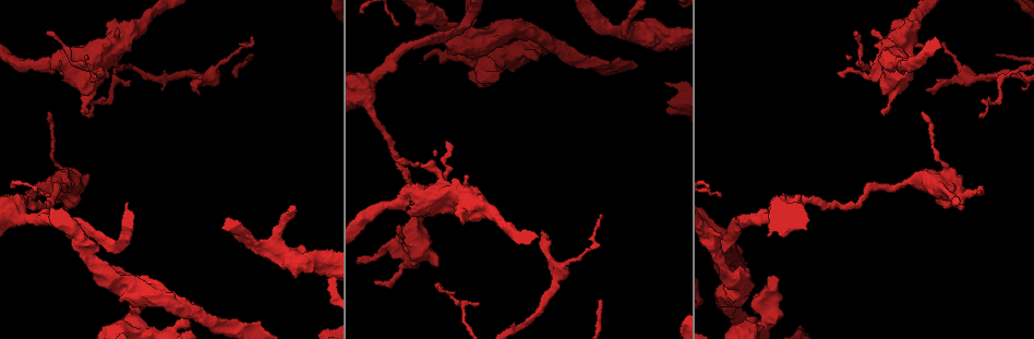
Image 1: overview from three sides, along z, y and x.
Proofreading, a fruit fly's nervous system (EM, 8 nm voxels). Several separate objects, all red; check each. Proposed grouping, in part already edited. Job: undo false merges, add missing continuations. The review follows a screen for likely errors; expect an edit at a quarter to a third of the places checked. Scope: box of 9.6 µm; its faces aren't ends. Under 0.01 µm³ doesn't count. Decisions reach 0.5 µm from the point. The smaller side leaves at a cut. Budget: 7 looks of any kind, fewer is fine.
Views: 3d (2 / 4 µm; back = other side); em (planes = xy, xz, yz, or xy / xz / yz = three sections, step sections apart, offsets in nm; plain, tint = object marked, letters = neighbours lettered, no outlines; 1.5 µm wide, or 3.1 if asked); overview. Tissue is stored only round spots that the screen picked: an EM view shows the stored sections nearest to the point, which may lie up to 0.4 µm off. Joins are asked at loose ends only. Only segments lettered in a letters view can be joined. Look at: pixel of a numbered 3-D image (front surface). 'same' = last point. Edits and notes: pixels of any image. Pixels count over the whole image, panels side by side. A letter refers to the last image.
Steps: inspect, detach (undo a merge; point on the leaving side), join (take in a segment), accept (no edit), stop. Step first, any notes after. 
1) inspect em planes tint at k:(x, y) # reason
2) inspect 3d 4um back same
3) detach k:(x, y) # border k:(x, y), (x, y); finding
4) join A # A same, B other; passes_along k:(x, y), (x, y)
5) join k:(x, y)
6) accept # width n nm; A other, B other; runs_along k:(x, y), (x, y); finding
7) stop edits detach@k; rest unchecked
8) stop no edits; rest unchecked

inspect 3d 2um at 1:(191, 87) # free end

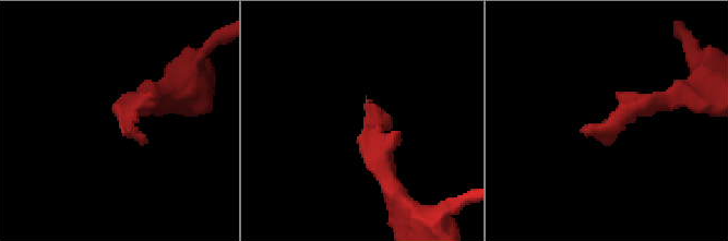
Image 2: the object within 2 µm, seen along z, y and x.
inspect em xy step 8 letters at 2:(120, 127) # need the tissue

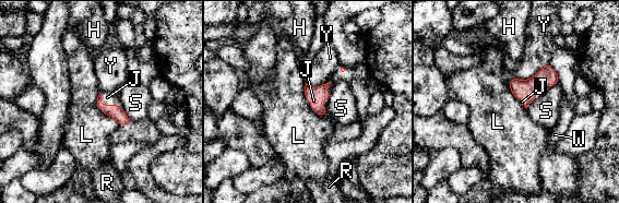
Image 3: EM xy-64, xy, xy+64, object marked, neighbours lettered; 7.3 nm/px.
inspect em planes letters same # another direction

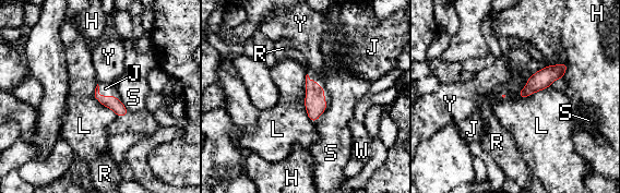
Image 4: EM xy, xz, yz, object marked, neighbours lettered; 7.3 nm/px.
join J # H other, J same, L other, R other, S other, W other, Y other; passes_along 4:(316, 105), (323, 89), (320, 76); it goes on there

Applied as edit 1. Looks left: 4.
inspect 3d 2um at 1:(87, 117) # branch stops here

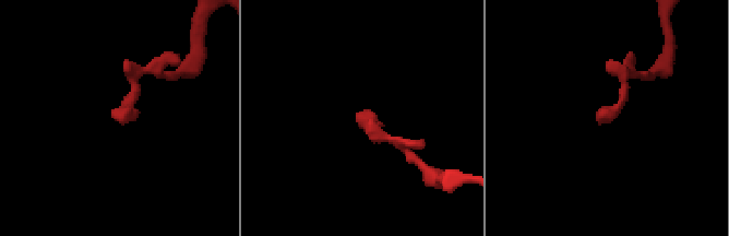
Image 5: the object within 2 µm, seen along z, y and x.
inspect em planes letters at 5:(598, 116)

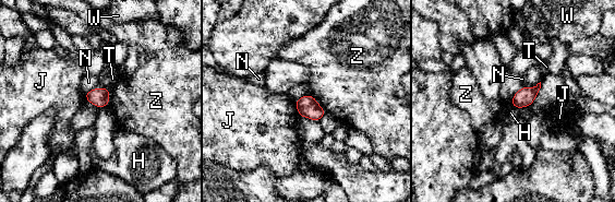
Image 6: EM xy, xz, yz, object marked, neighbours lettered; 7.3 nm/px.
accept # H other, J other, N other, T other, W other, Z other; border 6:(311, 94), (326, 111); none of them fits

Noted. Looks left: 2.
stop edits join@4; rest unchecked

